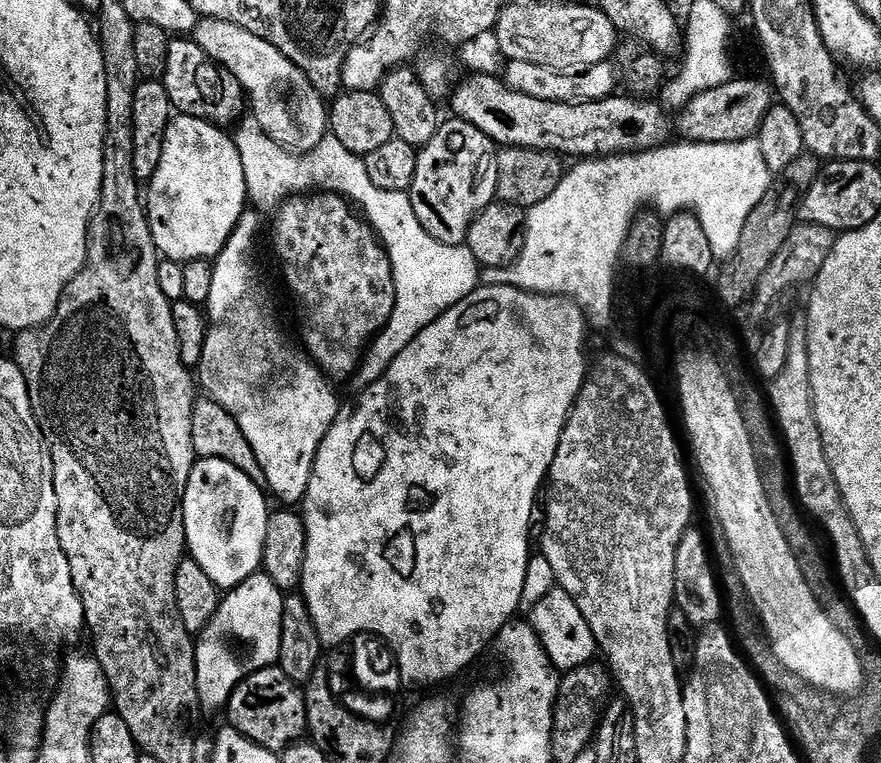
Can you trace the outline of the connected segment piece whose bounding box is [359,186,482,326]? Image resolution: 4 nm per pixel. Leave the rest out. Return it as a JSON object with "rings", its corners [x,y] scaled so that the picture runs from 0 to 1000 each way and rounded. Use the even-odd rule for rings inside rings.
{"rings":[[[409,246],[409,269],[417,292],[427,301],[431,318],[440,329],[449,394],[440,425],[472,425],[480,427],[493,422],[503,409],[528,393],[535,383],[546,376],[547,350],[530,318],[497,317],[474,291],[470,280],[468,258],[462,250],[439,252],[426,246]]]}

